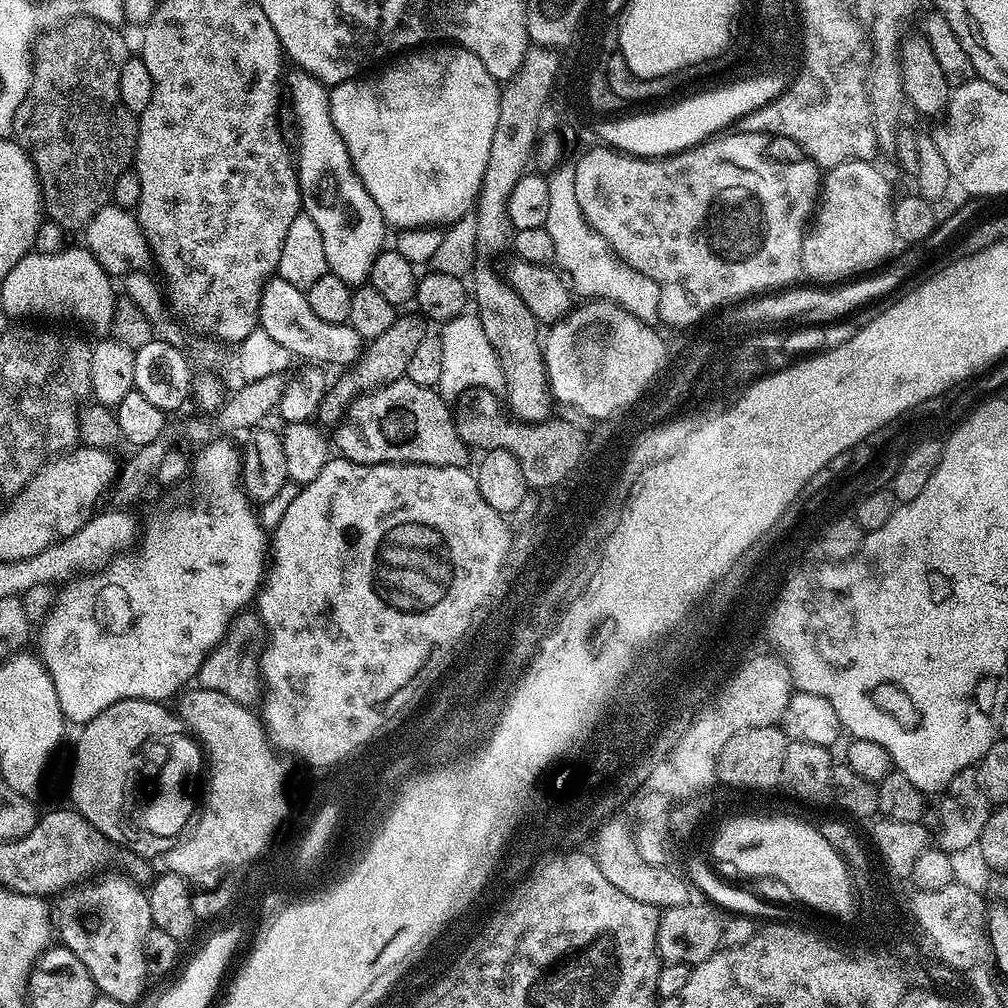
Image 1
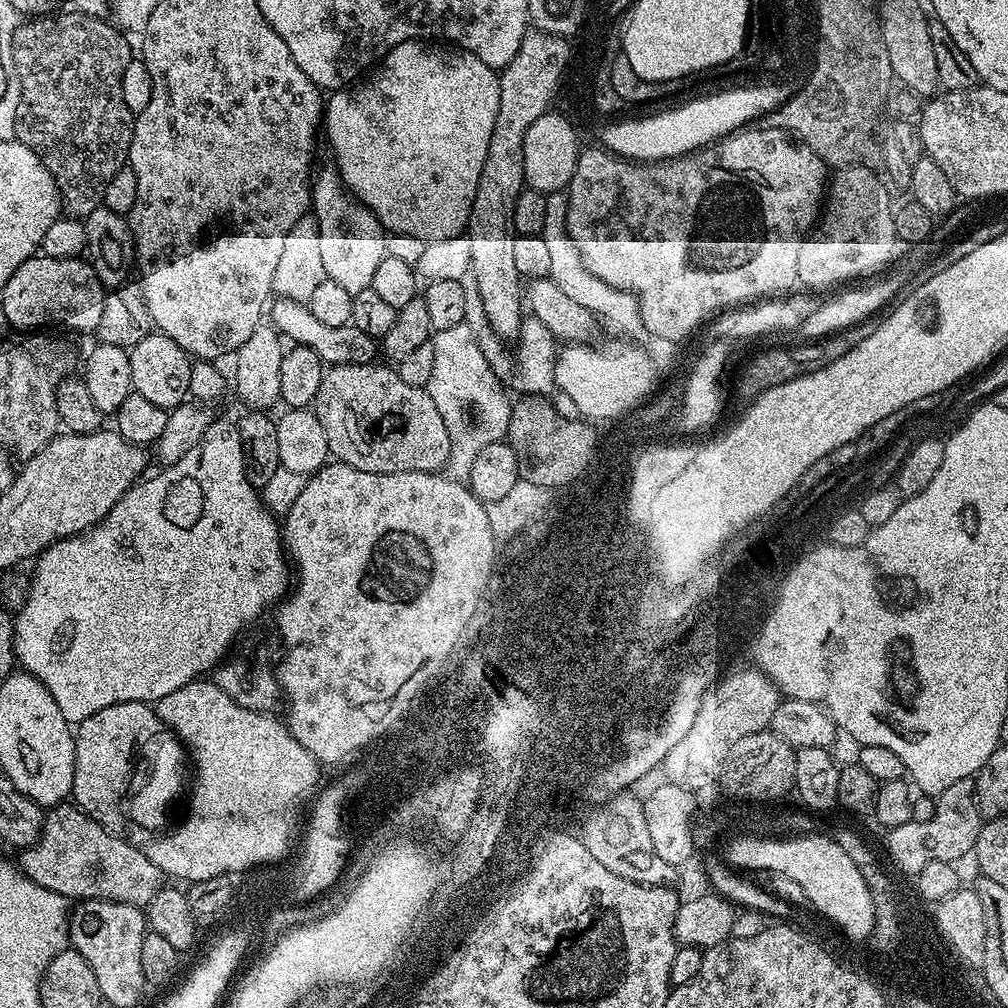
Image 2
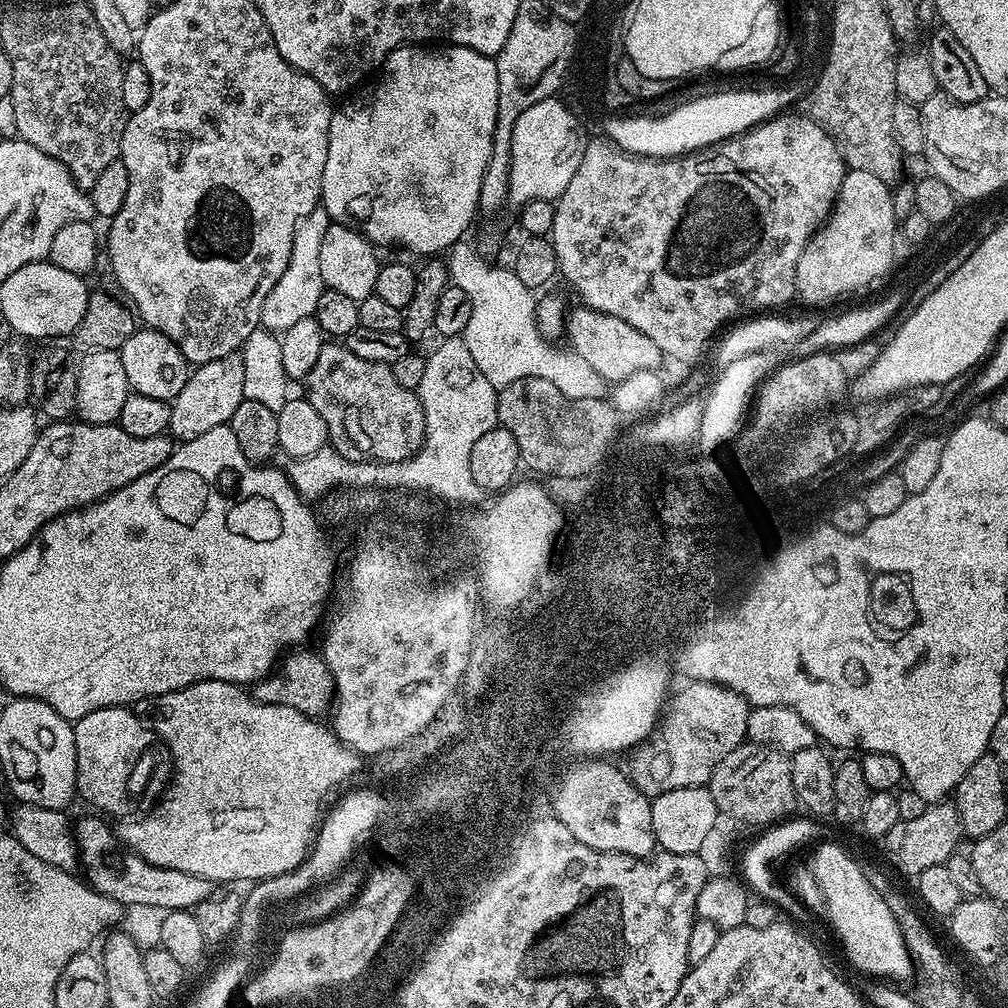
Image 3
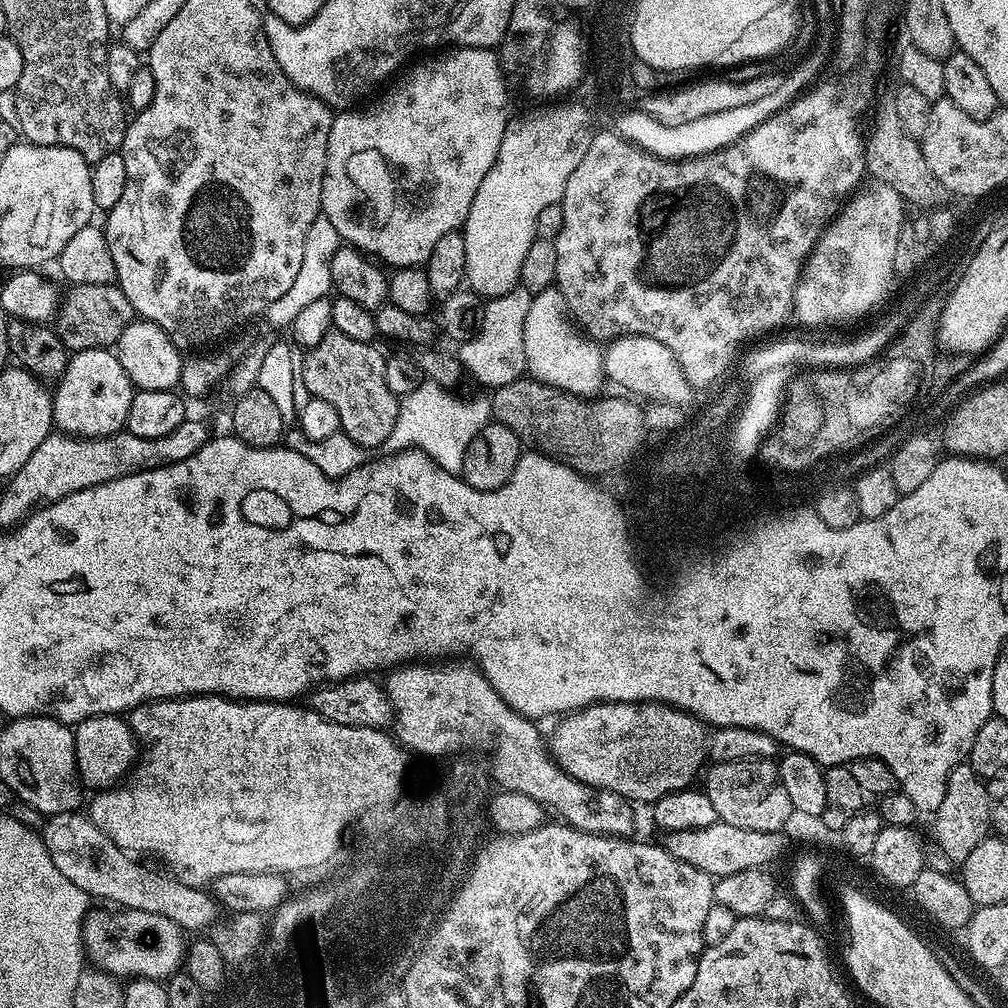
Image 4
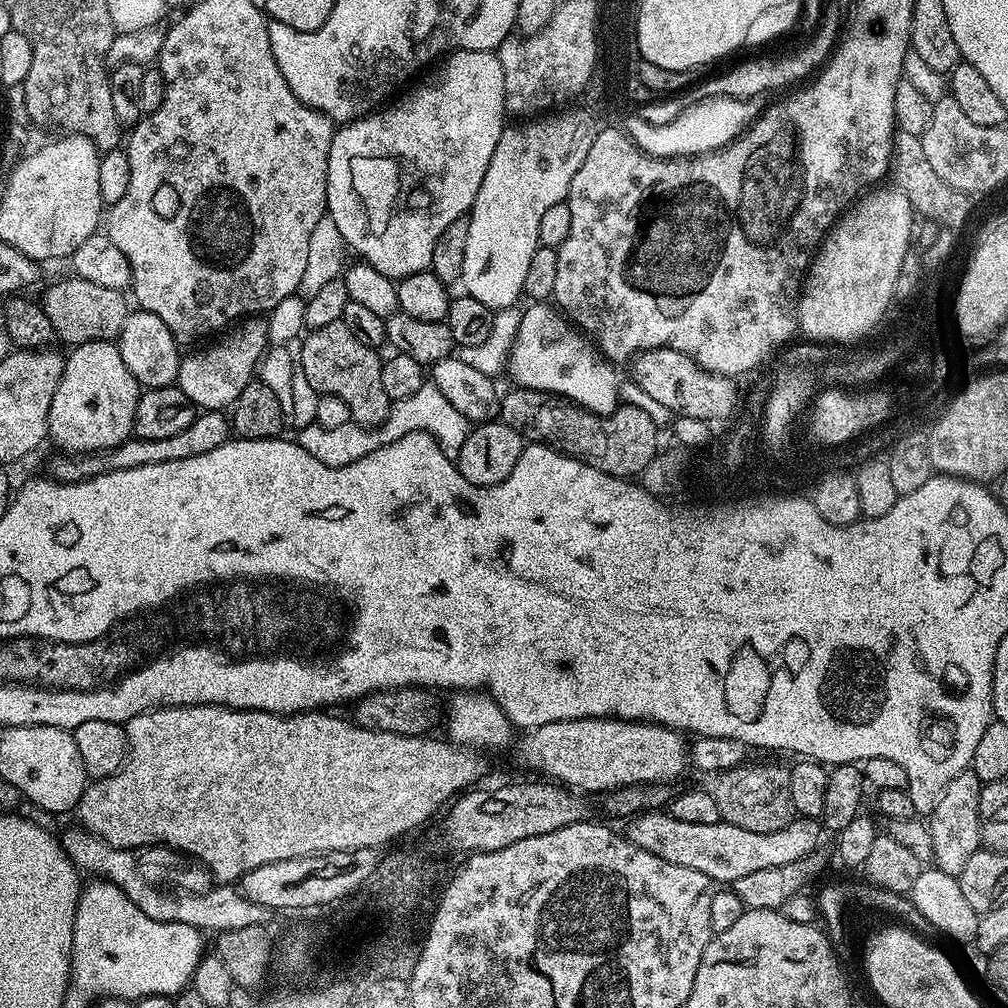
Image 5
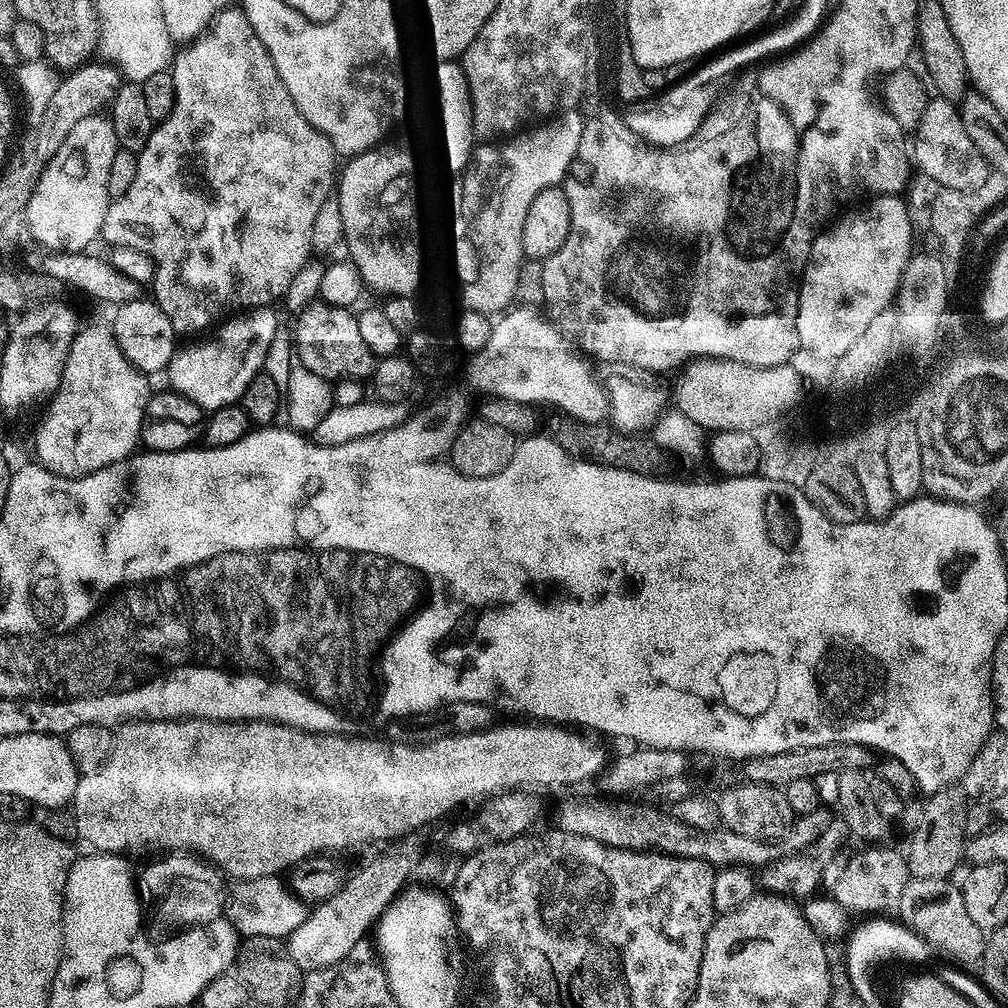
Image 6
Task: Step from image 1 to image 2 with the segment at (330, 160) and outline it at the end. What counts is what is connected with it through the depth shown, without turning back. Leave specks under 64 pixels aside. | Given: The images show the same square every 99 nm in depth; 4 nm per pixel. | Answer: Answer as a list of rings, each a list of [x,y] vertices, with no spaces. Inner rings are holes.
[[[328,166],[315,173],[311,181],[312,203],[311,211],[318,224],[321,237],[319,253],[322,254],[322,270],[327,279],[338,282],[345,290],[352,293],[361,292],[372,287],[374,273],[378,271],[381,244],[380,232],[385,229],[380,220],[369,208],[357,202],[352,193],[344,186],[340,173],[335,167]]]

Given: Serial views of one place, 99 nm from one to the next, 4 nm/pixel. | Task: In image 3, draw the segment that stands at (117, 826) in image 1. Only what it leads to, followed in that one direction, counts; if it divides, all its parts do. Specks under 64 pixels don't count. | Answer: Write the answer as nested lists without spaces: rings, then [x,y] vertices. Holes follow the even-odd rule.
[[[128,706],[99,708],[72,724],[74,750],[76,751],[76,790],[79,799],[89,804],[89,809],[115,818],[125,817],[132,808],[132,803],[148,788],[148,779],[156,768],[156,744],[158,737],[143,719],[132,713]]]

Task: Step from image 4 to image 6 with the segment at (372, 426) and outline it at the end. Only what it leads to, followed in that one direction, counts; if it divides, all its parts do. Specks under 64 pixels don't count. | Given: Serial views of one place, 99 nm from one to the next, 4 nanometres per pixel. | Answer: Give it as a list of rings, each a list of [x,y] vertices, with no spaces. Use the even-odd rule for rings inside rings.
[[[315,302],[301,311],[292,328],[294,354],[310,372],[327,382],[369,379],[375,368],[376,357],[359,336],[356,315],[347,308]]]

